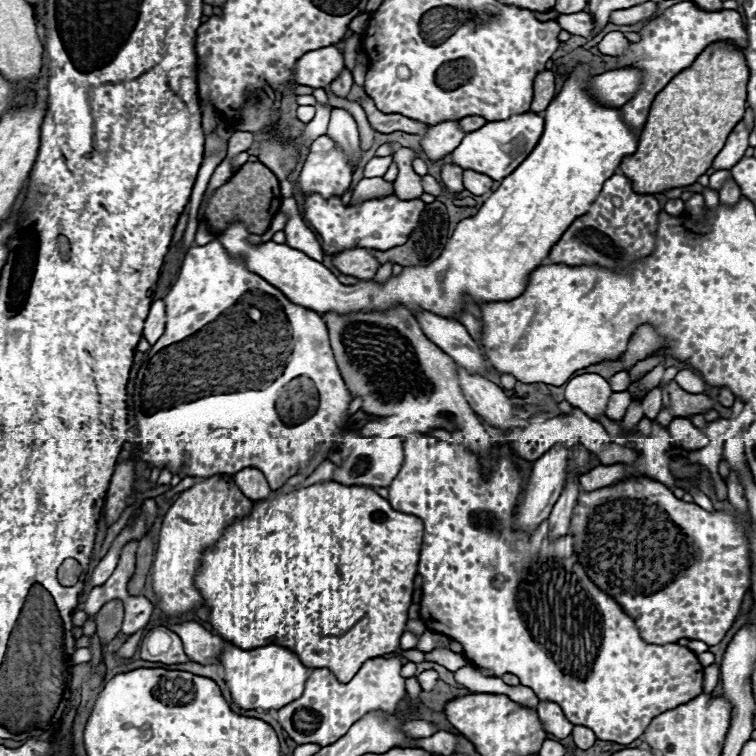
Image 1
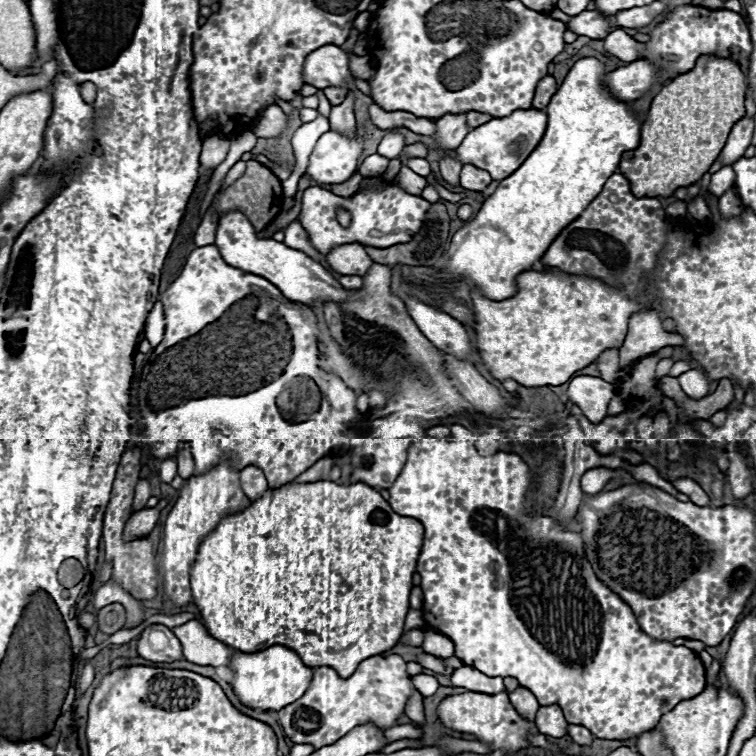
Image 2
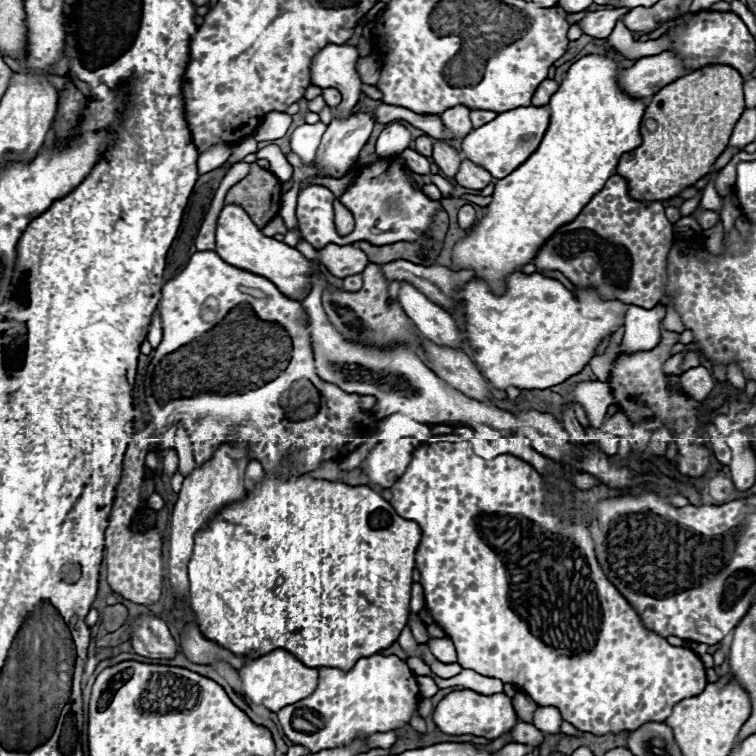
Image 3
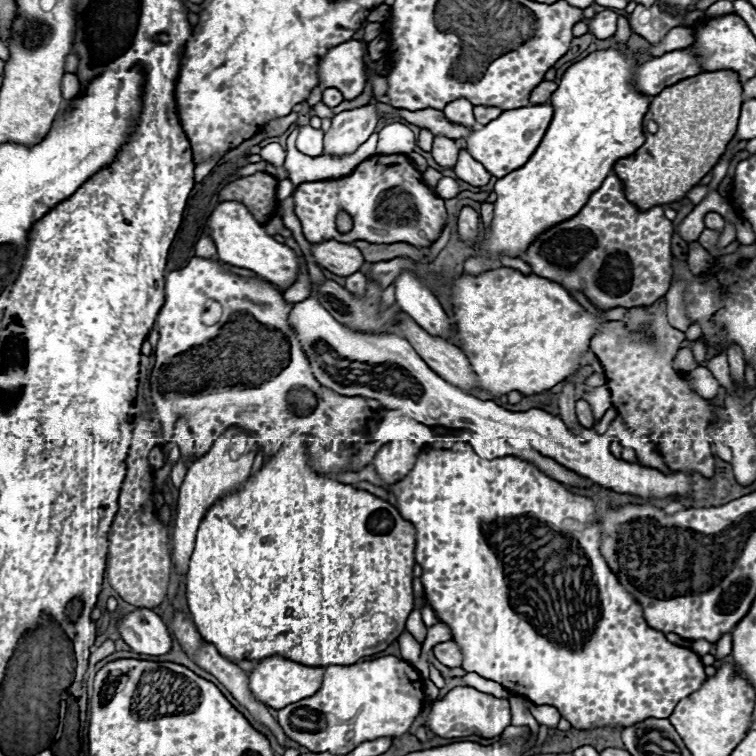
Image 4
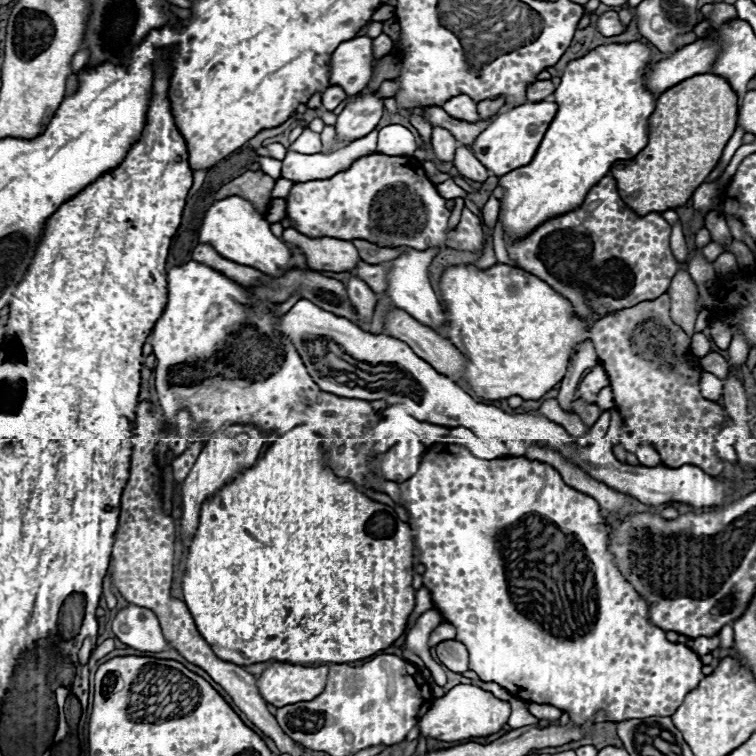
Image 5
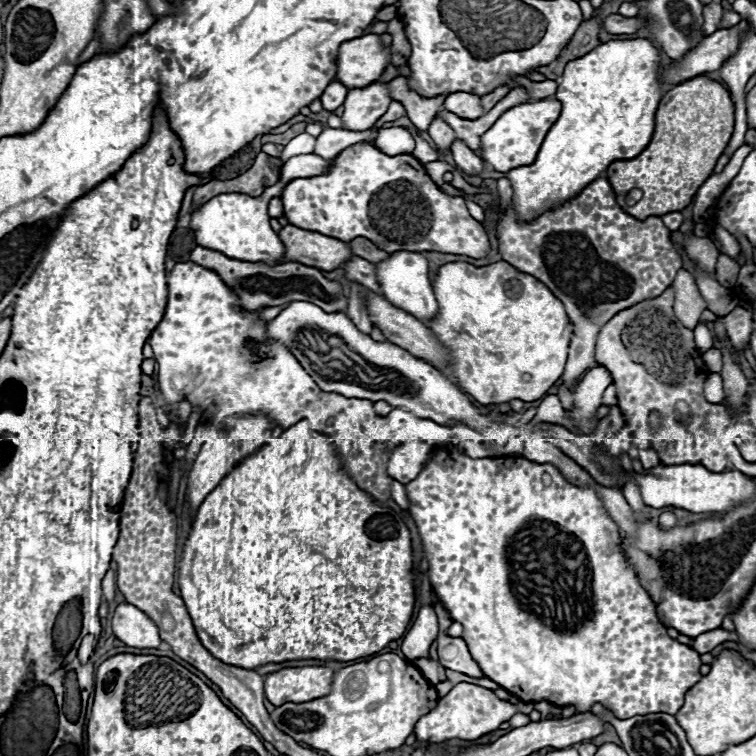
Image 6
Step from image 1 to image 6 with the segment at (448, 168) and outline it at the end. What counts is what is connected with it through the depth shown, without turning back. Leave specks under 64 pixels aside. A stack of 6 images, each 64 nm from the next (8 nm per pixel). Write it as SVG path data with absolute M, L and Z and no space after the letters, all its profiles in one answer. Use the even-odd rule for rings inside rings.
M434 118L432 120L432 124L430 124L430 128L428 128L428 134L430 134L430 138L434 140L434 144L438 146L438 152L440 154L444 154L444 152L448 152L450 148L452 148L452 142L454 142L454 130L444 122L444 120L440 120L440 118Z

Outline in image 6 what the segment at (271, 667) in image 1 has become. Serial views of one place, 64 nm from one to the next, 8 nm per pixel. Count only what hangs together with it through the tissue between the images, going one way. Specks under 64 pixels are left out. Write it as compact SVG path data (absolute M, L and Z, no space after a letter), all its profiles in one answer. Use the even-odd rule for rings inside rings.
M328 666L282 668L266 676L264 694L274 706L282 706L286 702L310 702L330 692L332 674L334 672Z

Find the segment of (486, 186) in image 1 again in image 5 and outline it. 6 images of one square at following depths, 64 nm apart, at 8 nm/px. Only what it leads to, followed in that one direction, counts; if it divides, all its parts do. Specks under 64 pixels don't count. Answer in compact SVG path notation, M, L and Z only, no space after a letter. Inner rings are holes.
M466 146L456 148L454 166L456 166L456 170L462 178L468 178L468 180L474 180L474 182L486 182L486 178L488 178L488 170L476 160L472 150L466 148Z

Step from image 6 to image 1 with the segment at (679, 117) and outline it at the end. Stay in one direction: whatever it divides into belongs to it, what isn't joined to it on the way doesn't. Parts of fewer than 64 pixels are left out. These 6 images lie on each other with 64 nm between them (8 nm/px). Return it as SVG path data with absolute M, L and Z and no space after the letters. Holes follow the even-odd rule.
M714 42L704 48L690 68L676 74L660 90L640 134L638 150L620 164L638 194L658 194L694 184L712 166L728 134L744 116L748 76L742 48L732 42Z

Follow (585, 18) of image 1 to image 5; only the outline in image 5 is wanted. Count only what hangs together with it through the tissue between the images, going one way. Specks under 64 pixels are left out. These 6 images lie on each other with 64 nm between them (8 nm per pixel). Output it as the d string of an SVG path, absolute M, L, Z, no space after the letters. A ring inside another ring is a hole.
M612 10L598 16L596 28L598 28L598 32L602 36L618 36L618 34L624 32L624 28L622 28L622 24L618 20L618 12L612 12Z

